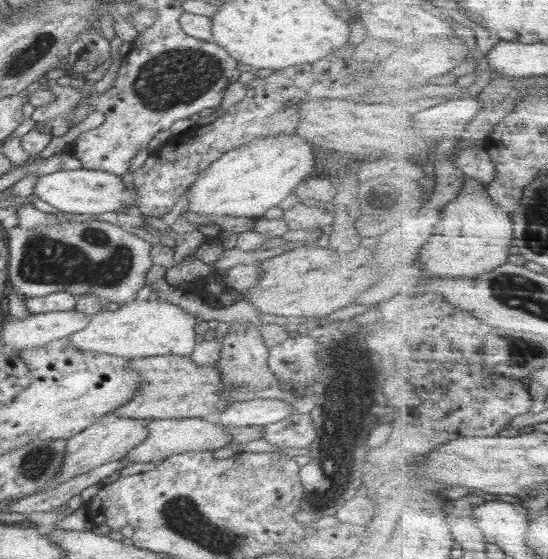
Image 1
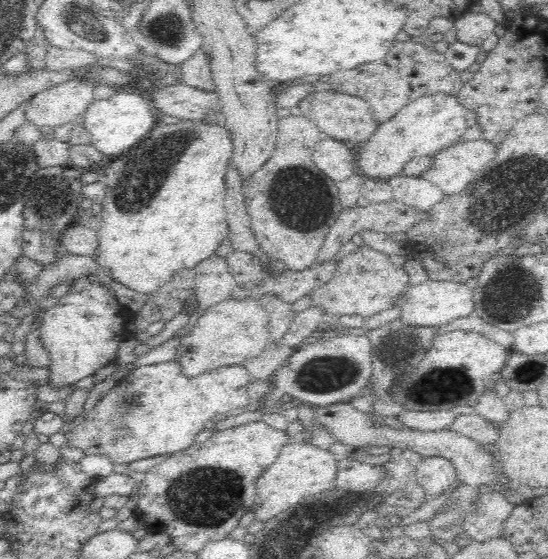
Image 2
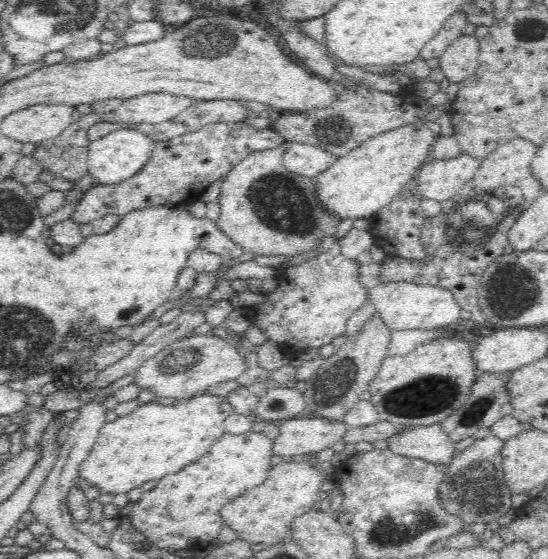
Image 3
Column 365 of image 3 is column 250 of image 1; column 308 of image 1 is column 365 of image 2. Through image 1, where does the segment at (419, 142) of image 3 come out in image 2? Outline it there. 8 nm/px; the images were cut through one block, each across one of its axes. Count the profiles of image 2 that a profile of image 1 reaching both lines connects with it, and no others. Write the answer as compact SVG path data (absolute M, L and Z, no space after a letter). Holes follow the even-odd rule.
M436 93L417 98L399 110L392 119L378 126L374 136L362 146L358 166L368 178L394 178L408 160L416 156L428 156L456 144L469 128L467 114L468 110L457 95Z

